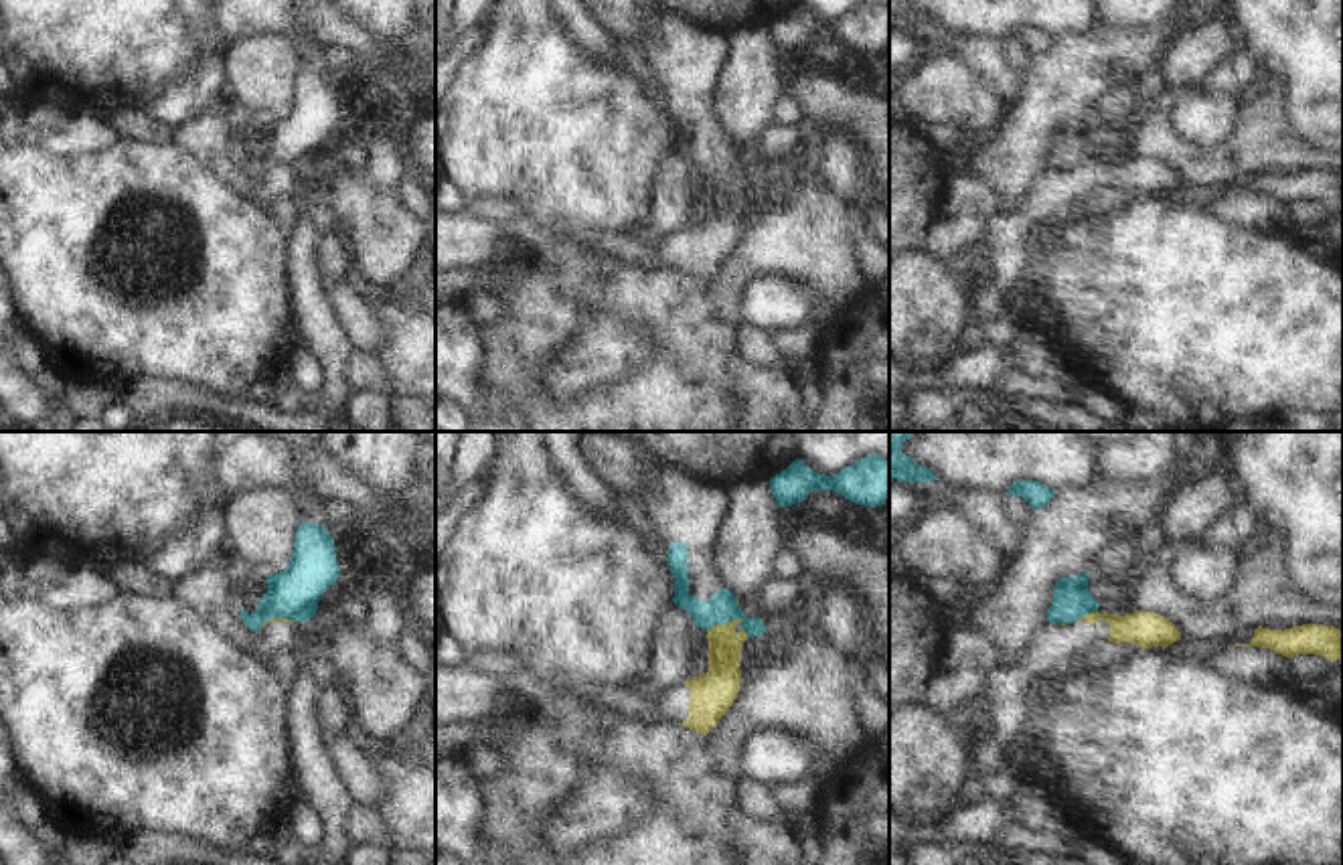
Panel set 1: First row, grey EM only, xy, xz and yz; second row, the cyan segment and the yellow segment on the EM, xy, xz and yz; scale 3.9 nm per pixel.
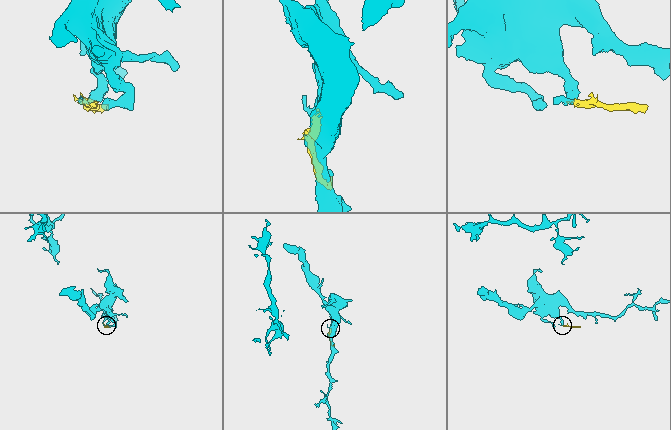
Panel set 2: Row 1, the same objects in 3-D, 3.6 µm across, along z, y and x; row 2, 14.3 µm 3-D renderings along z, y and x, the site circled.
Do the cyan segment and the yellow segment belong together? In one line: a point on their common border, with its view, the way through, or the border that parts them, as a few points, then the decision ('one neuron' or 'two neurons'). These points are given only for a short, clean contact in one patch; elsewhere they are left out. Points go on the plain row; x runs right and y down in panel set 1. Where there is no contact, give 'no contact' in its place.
meets cyan in xz at (724, 169); border along xz (744, 167), (716, 169), (705, 177); two neurons

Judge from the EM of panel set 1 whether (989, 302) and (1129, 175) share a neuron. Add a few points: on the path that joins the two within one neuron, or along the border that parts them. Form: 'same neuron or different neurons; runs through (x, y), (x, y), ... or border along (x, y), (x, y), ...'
same neuron; runs through (1005, 256), (1005, 242), (1040, 207), (1082, 179)

